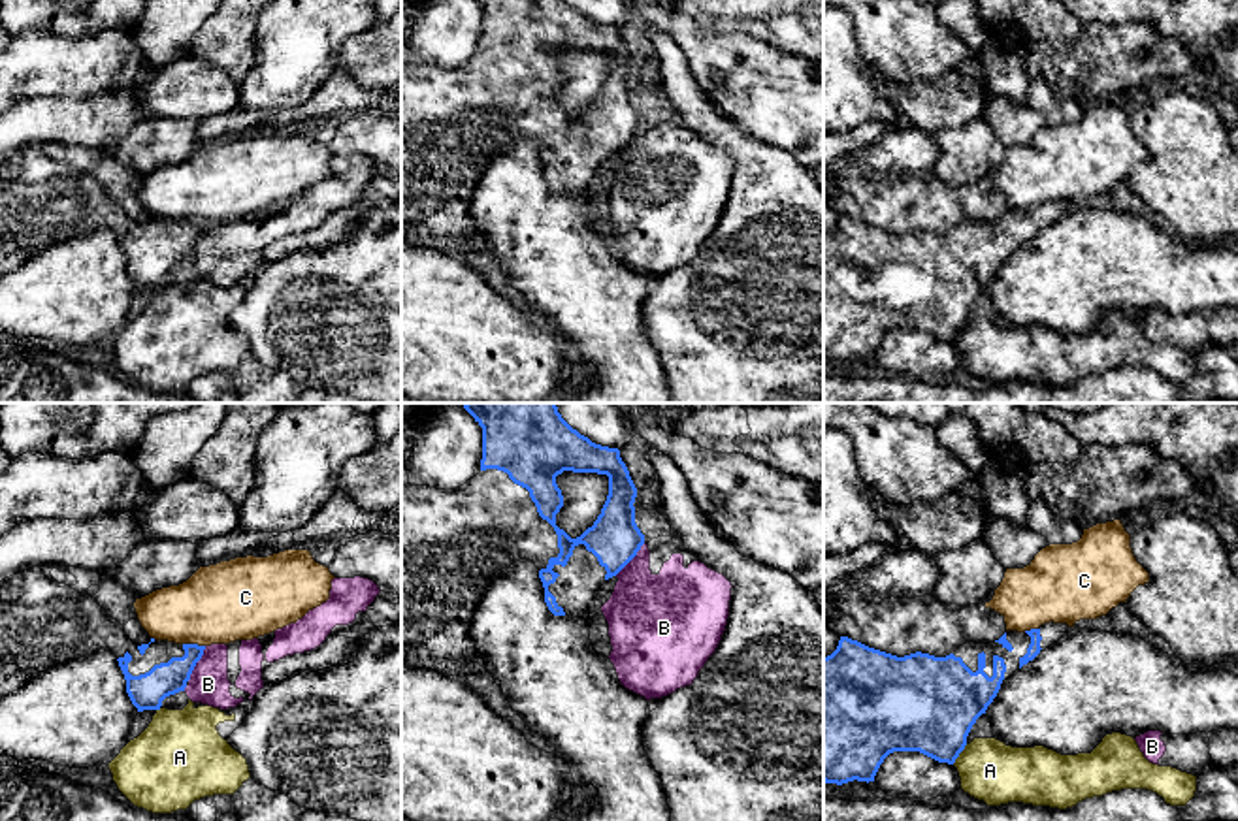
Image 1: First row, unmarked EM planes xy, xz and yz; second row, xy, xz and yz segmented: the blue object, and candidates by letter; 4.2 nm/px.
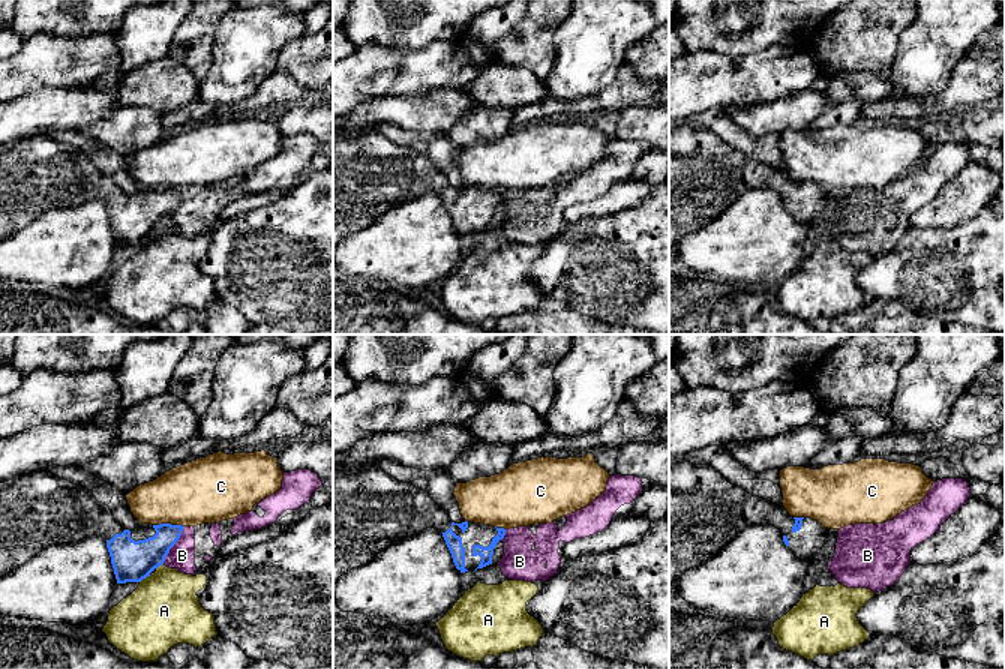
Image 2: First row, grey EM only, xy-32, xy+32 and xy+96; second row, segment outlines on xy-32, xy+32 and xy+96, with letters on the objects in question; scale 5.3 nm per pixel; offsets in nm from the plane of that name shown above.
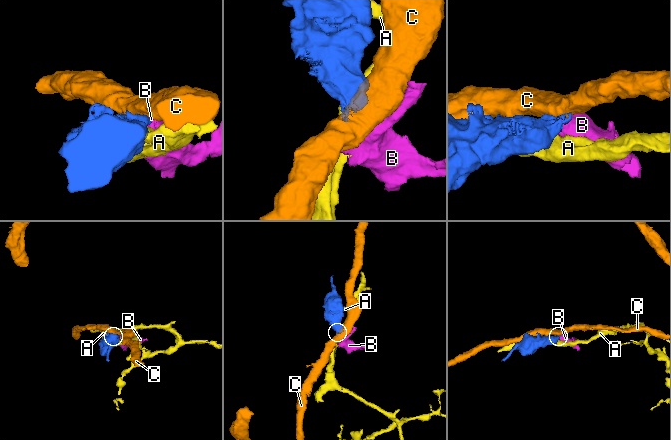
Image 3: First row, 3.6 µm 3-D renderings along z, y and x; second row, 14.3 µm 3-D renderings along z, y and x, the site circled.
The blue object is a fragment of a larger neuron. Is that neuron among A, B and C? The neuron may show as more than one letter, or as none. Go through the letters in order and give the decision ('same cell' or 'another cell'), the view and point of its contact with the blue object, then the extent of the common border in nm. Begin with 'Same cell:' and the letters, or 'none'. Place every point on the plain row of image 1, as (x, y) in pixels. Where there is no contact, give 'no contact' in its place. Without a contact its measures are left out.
Same cell: none
A: another cell; contact yz (960, 330); length 110 nm
B: another cell; contact xy (196, 240); length 170 nm
C: another cell; contact xy (195, 223); length 100 nm

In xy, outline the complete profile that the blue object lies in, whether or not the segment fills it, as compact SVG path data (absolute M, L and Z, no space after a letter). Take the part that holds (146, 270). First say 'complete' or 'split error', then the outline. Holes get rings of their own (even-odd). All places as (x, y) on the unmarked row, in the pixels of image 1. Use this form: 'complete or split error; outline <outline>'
split error; outline M40 145L0 160L0 277L55 243L111 230L138 290L185 269L205 224L151 217L134 222L94 175L53 160Z

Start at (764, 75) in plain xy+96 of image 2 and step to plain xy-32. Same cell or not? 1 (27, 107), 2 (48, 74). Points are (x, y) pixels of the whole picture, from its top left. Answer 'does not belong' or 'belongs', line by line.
1: does not belong
2: belongs

